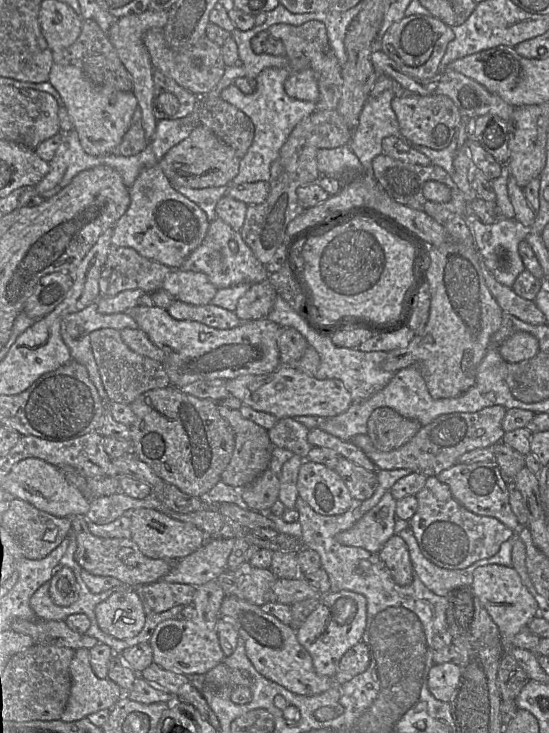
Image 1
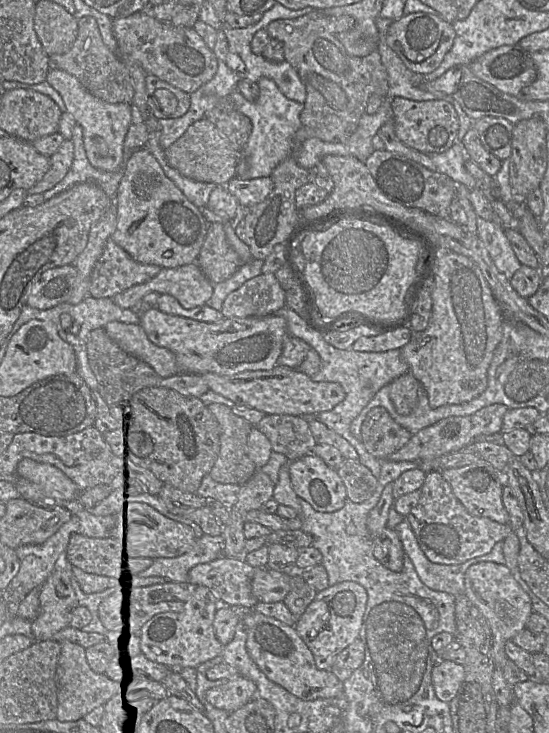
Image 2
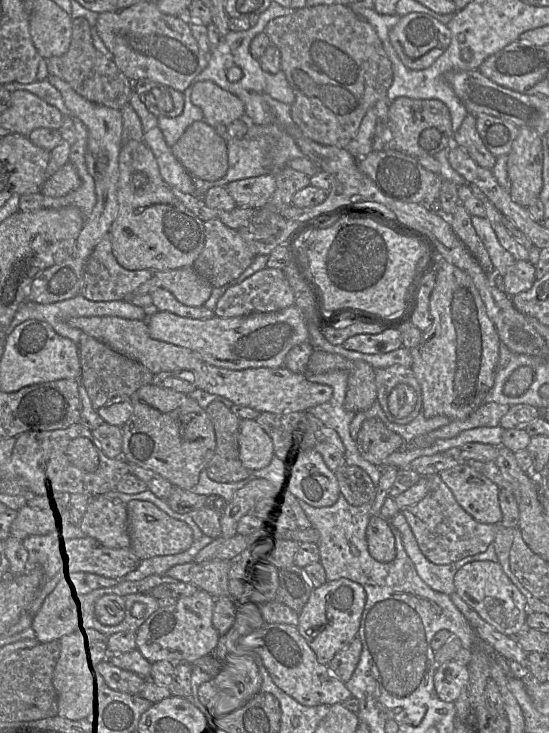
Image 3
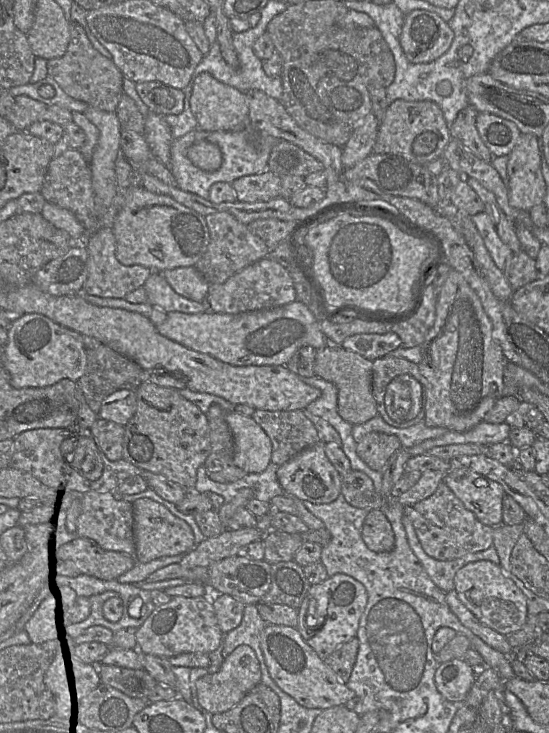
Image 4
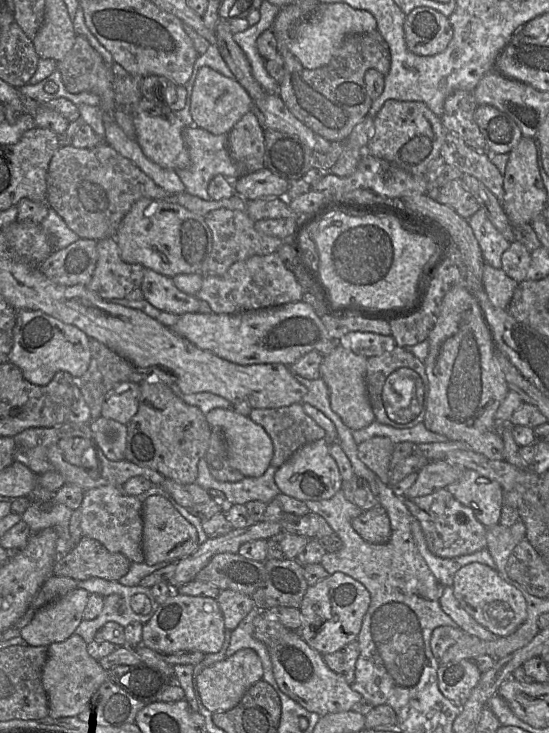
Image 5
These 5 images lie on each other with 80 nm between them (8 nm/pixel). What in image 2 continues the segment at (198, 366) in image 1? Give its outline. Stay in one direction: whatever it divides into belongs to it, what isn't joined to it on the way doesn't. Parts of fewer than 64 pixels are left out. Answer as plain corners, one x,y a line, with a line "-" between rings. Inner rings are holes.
156,307
140,312
140,325
155,345
174,353
178,373
203,375
207,372
233,375
246,371
270,370
278,364
287,332
286,320
279,315
262,317
225,318
217,323
207,323
190,318
164,313

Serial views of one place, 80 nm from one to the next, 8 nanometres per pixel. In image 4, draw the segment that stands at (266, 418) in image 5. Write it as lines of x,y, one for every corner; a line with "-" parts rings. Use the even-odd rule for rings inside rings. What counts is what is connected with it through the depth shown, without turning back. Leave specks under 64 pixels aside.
256,409
252,418
270,438
272,443
271,462
279,466
304,449
321,442
314,424
302,410

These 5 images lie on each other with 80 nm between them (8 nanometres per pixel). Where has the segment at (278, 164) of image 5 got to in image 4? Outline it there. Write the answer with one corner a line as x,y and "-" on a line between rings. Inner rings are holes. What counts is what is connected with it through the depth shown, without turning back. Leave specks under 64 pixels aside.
279,140
271,150
268,170
278,176
294,175
306,177
311,173
323,171
324,166
320,161
295,144
287,140

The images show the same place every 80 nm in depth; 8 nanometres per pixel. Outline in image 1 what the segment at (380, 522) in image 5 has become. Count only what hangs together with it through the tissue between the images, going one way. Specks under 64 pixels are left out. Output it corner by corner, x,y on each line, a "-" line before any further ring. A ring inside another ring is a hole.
399,535
390,537
378,558
386,565
393,580
400,586
410,585
414,578
414,569
406,543

